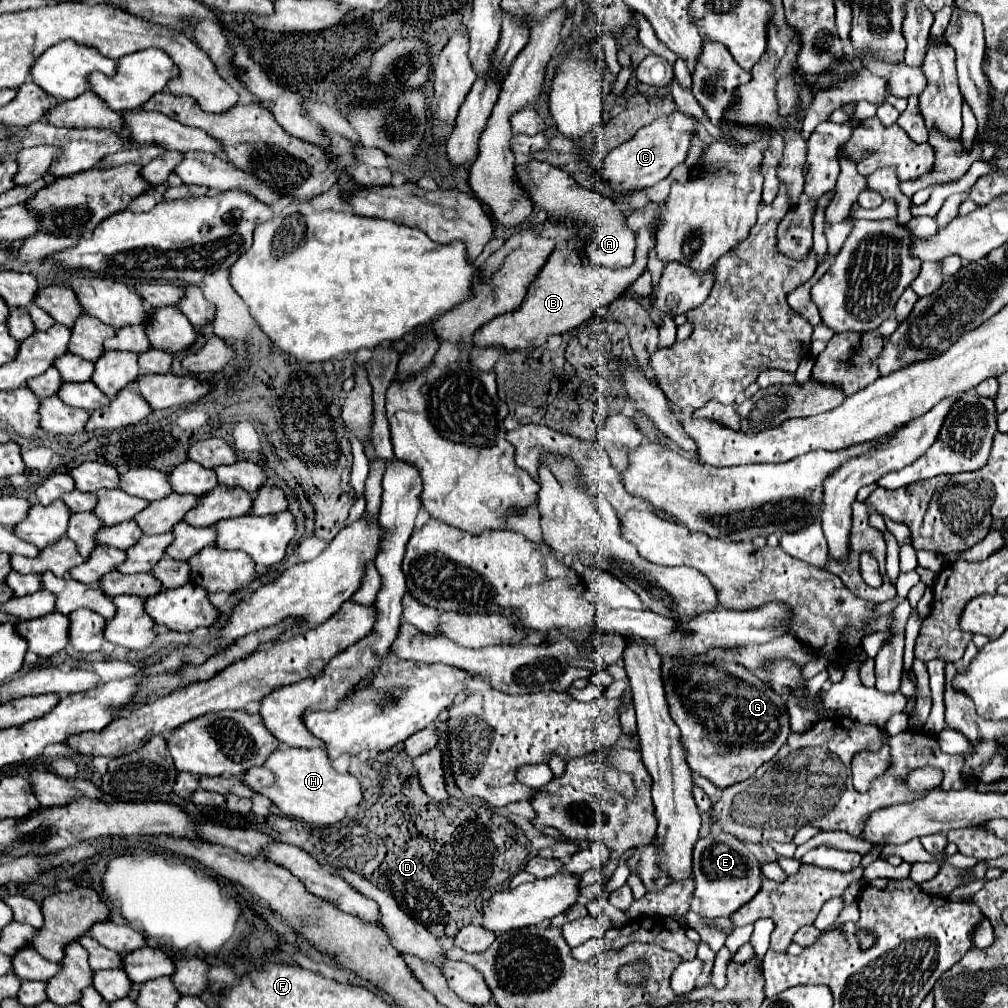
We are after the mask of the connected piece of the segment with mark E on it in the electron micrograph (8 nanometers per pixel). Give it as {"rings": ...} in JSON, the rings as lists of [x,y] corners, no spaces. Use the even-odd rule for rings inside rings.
{"rings":[[[709,833],[693,847],[693,875],[695,895],[691,899],[691,911],[701,917],[727,917],[747,901],[751,901],[761,889],[761,863],[749,851],[743,841],[737,841],[731,833]]]}

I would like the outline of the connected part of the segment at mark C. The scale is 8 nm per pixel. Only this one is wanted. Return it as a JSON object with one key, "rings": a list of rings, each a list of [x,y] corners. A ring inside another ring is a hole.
{"rings":[[[675,111],[667,117],[659,117],[651,125],[639,129],[633,139],[615,147],[599,167],[597,175],[601,181],[609,183],[615,193],[633,193],[641,189],[649,189],[655,183],[663,181],[673,167],[685,161],[689,151],[689,141],[697,129],[697,121],[693,117],[685,117],[681,111]]]}

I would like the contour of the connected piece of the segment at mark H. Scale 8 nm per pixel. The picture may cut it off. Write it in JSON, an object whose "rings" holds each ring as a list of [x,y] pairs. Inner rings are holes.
{"rings":[[[283,747],[275,751],[263,767],[249,769],[241,781],[269,797],[283,815],[315,825],[335,825],[347,817],[349,807],[357,807],[363,801],[359,779],[351,773],[337,773],[325,749]]]}

